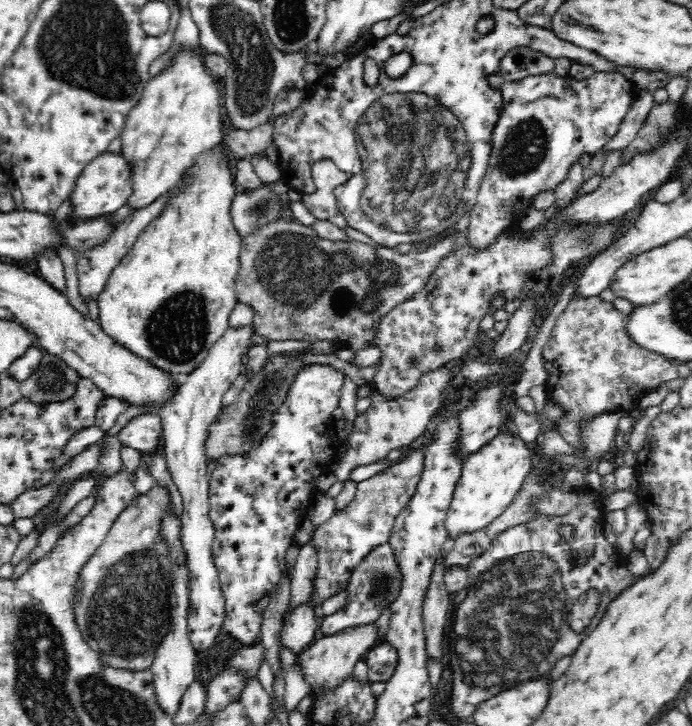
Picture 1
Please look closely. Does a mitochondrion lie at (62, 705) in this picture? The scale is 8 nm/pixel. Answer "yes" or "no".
yes

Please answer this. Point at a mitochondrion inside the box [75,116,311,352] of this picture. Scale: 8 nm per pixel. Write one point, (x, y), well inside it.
(257, 210)

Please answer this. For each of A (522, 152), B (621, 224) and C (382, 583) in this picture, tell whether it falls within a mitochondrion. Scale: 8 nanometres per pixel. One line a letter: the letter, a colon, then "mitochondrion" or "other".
A: mitochondrion
B: other
C: mitochondrion

